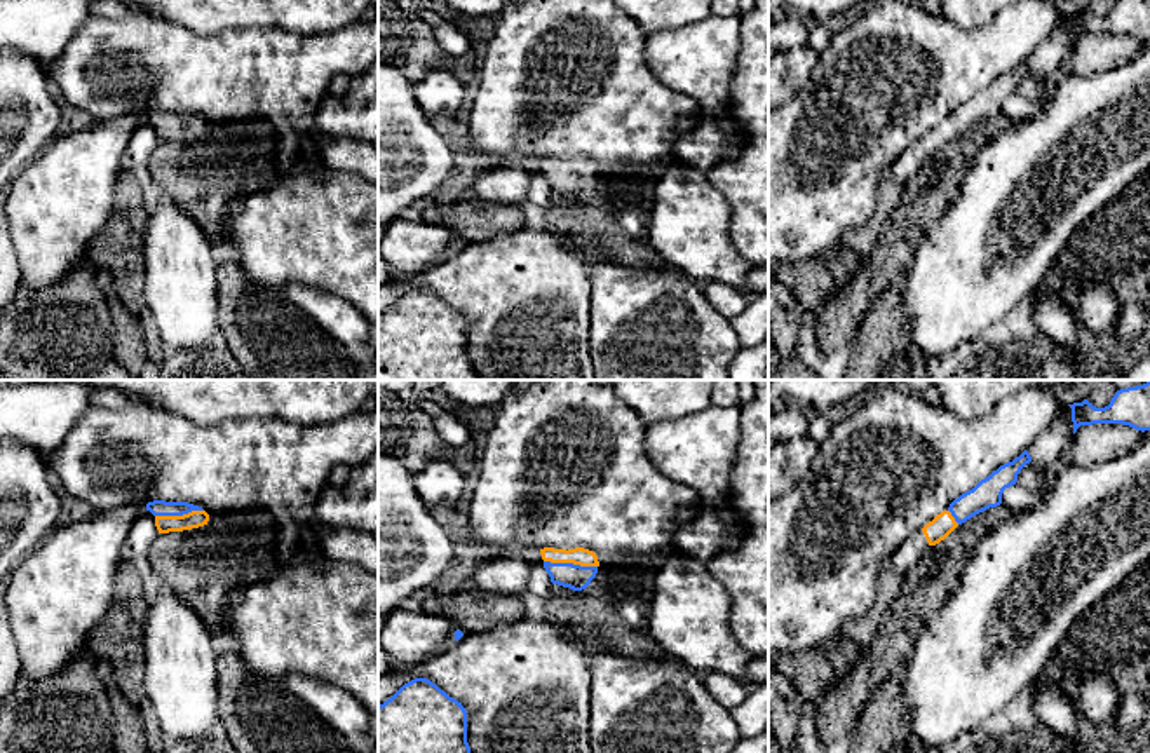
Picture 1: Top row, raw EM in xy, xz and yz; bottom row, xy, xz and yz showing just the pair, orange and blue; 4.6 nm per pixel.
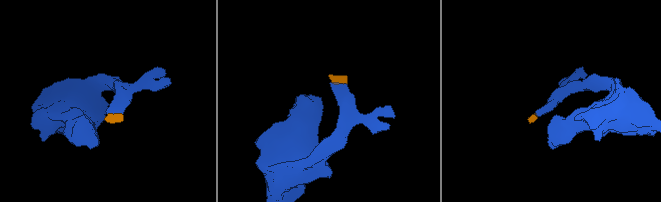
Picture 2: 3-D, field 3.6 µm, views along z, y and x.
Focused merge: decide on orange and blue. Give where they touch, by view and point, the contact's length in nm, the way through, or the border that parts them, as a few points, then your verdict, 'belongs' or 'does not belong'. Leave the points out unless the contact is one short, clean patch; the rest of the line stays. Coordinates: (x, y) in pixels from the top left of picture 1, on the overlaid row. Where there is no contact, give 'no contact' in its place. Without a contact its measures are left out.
meets orange in xz at (570, 562); contact 260 nm long; runs through xz (581, 556), (570, 562), (577, 577); belongs

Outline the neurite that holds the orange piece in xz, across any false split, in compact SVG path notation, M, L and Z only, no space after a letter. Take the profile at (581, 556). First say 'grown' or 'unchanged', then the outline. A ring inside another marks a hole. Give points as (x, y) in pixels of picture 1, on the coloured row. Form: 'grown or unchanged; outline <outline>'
grown; outline M544 547L540 554L552 584L582 591L598 573L598 556L589 549L575 547L566 551Z

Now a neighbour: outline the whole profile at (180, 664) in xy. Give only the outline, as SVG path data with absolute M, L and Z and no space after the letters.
M166 584L148 603L143 654L143 685L166 741L209 736L220 723L211 629Z

